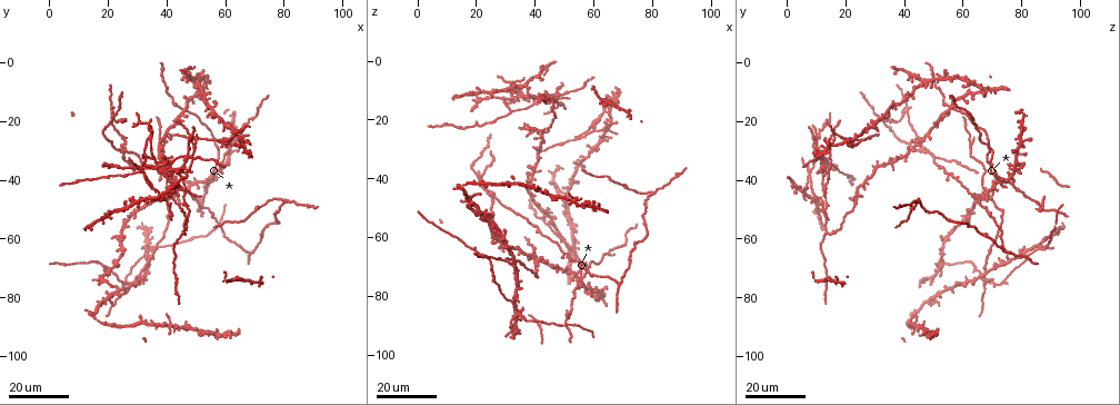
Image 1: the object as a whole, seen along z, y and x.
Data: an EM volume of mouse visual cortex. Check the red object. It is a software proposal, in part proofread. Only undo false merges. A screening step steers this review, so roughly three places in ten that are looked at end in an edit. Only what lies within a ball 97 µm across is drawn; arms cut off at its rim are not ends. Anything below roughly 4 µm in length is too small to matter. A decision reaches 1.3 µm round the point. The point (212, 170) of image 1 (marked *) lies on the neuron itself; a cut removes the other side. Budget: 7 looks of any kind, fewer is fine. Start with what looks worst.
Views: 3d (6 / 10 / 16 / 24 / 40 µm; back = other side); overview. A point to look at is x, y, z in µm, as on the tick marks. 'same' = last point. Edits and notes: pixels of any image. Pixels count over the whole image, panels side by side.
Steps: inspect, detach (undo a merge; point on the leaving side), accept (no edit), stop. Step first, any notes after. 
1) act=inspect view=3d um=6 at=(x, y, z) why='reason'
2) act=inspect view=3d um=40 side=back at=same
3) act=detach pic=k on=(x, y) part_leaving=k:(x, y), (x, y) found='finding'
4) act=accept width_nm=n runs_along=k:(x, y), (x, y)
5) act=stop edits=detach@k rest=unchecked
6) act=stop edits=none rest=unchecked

act=inspect view=3d um=16 at=(35, 63, 86)

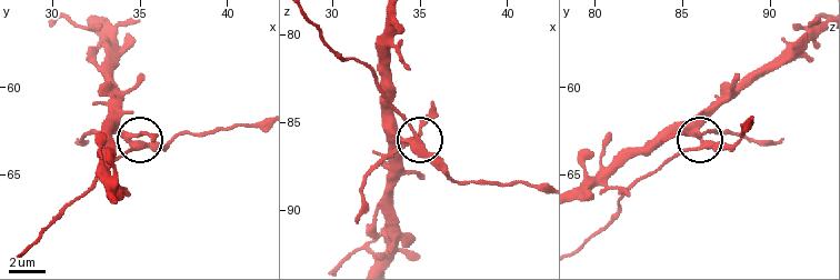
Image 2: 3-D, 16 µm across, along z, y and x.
act=inspect view=3d um=6 at=(34.9, 63.3, 85.9)

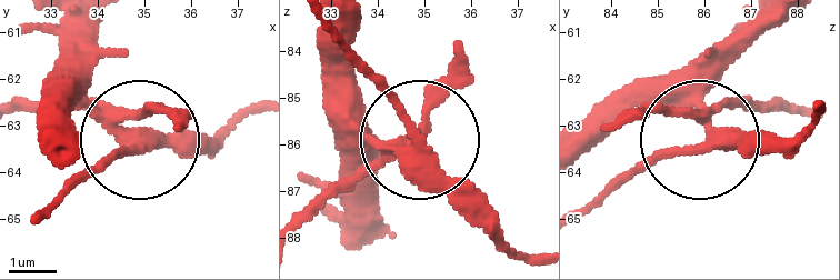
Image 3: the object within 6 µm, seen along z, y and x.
act=detach pic=3 on=(91, 109) arms=3 found='a second neuron is stuck on'

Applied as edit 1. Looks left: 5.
act=inspect view=overview why='see it whole again'

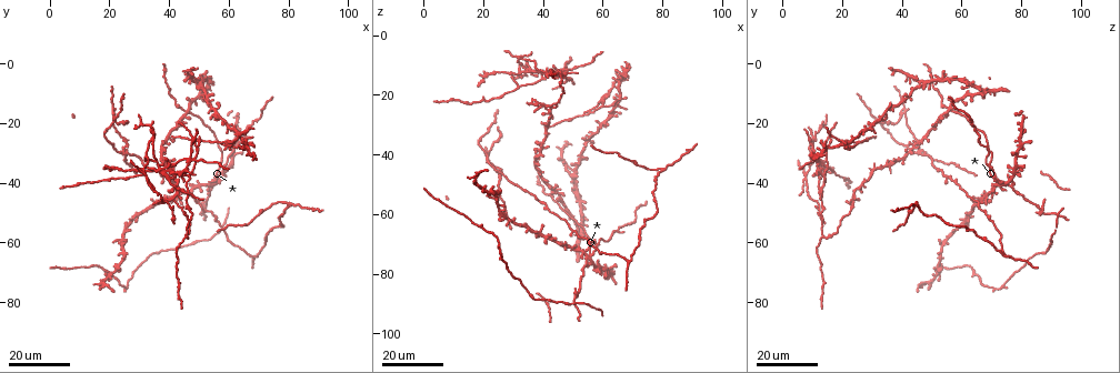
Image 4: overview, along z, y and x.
act=inspect view=3d um=16 at=(45, 16, 56) why='two arms in line, one across'

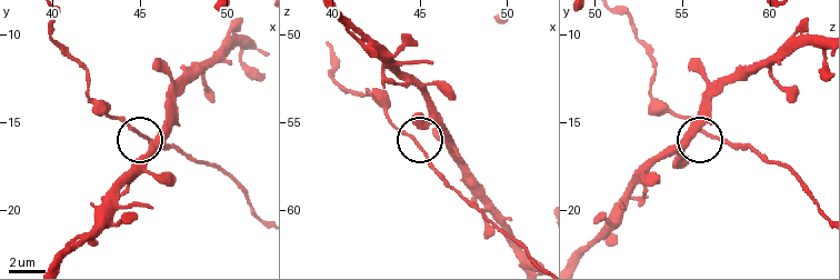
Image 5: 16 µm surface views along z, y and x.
act=inspect view=3d um=10 at=(45.0, 15.4, 56.3) why='closer look'

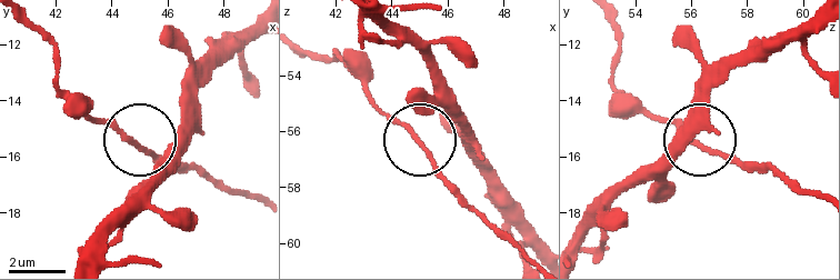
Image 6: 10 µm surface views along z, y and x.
act=accept side_arm_um=23 runs_along=6:(529, 258), (464, 201), (423, 143), (373, 103) found='continuous, no second neuron'

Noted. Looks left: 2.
act=inspect view=3d um=16 at=(40, 11, 53) why='thin neck'

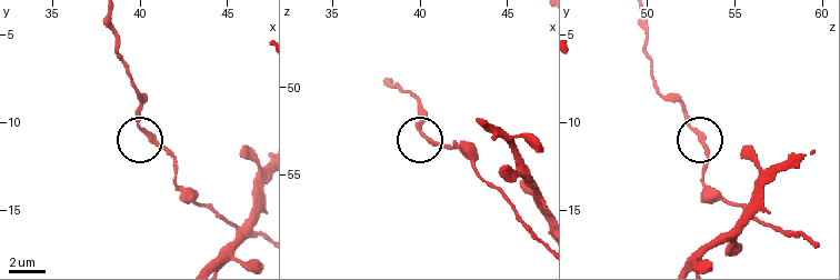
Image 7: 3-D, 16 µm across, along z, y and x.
act=inspect view=3d um=10 at=(39.9, 10.1, 52.4)

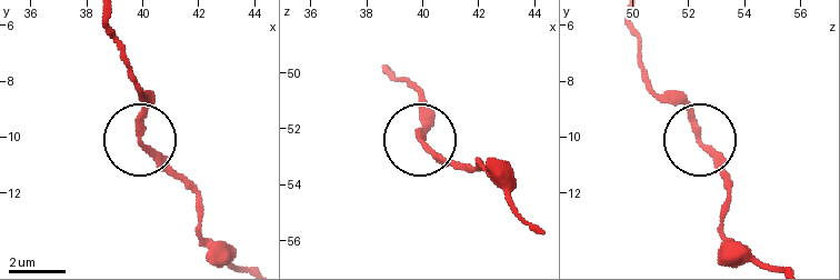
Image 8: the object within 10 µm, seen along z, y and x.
act=accept runs_along=8:(748, 259), (720, 226), (724, 169), (691, 111), (650, 84) found='one neuron here'

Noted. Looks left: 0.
act=stop edits=detach@3 rest=unchecked

